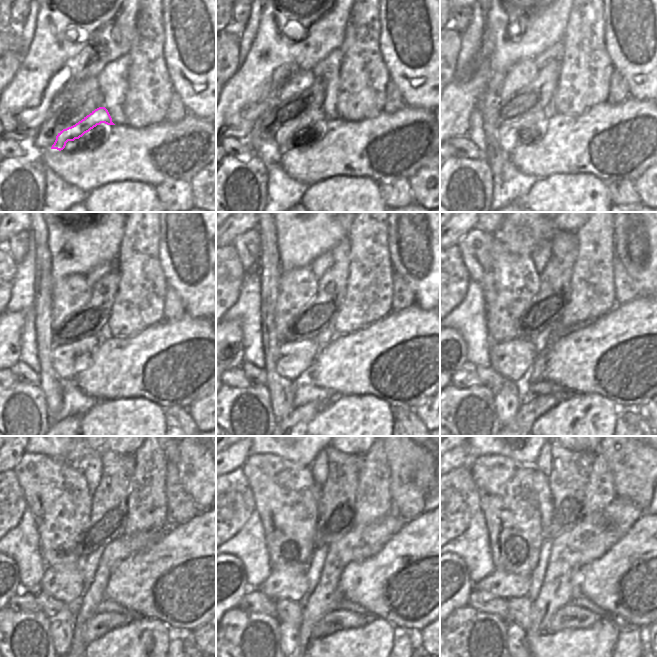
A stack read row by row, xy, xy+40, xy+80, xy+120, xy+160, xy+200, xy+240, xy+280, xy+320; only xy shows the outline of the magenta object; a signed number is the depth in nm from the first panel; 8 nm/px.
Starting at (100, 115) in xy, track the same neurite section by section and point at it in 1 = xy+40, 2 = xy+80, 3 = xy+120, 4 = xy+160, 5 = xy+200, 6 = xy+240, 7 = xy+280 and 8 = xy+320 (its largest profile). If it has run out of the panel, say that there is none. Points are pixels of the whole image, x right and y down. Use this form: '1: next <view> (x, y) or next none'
1: next xy+40 (288, 136)
2: next xy+80 (510, 136)
3: next xy+120 (64, 357)
4: next xy+160 (293, 359)
5: next xy+200 (511, 359)
6: next xy+240 (63, 582)
7: next xy+280 (291, 583)
8: next xy+320 (505, 585)

